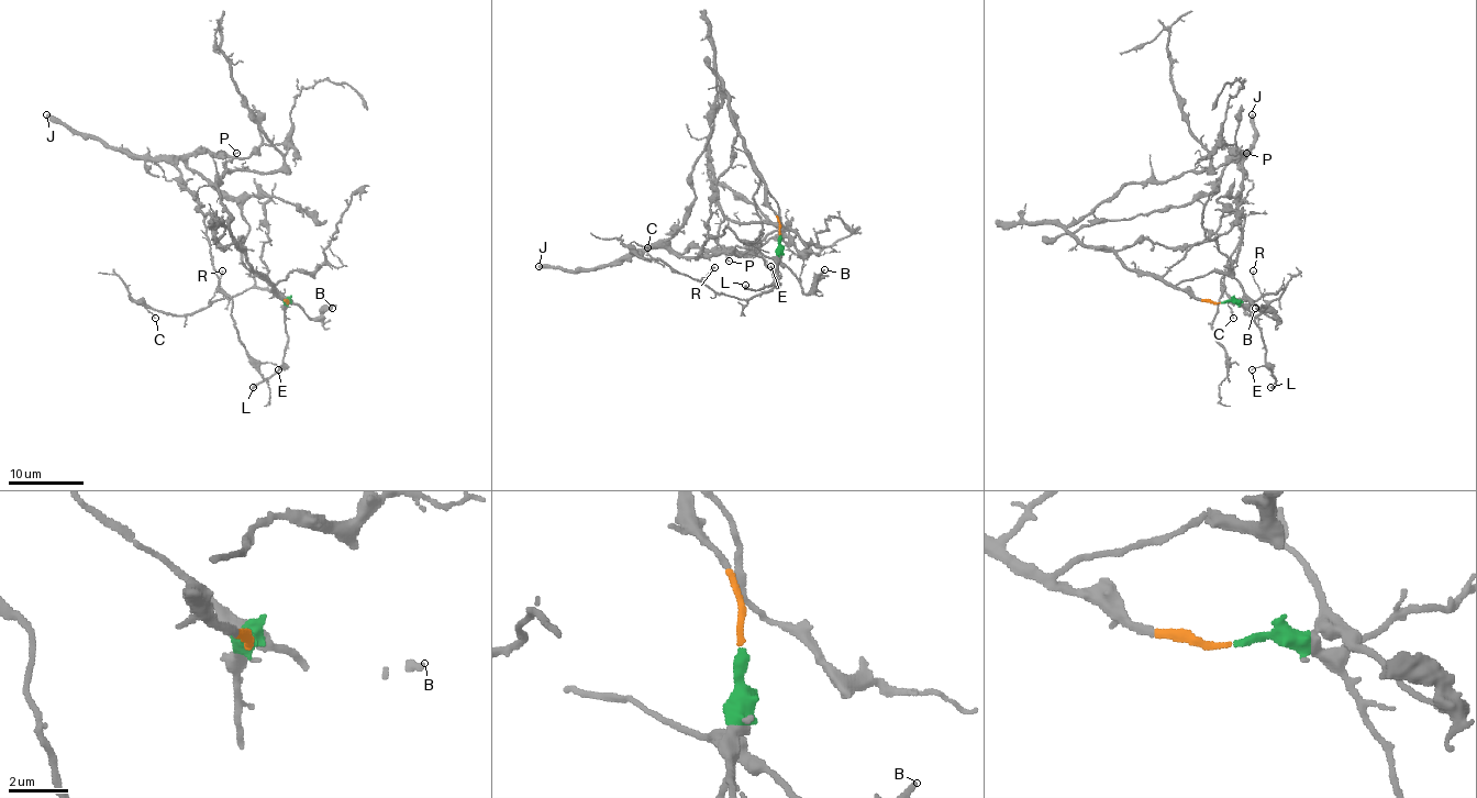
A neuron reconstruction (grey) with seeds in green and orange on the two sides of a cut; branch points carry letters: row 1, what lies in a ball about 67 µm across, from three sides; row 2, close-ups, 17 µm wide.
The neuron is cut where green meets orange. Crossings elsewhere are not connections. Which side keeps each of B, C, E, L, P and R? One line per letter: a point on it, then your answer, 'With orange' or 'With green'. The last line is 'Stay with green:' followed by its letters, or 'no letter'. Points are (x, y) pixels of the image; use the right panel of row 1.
B: Place: (1255, 308). With green
C: Place: (1233, 318). With green
E: Place: (1252, 369). With green
L: Place: (1270, 387). With green
P: Place: (1246, 153). With orange
R: Place: (1253, 270). With green
Stay with green: B, C, E, L, R

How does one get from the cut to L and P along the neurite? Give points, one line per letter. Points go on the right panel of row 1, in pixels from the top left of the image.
L: (1221, 301), (1237, 301), (1253, 319), (1263, 337), (1266, 364), (1276, 377), (1276, 383), (1269, 386)
P: (1221, 303), (1142, 275), (1108, 251), (1085, 246), (1067, 230), (1126, 185), (1217, 169), (1247, 152)

